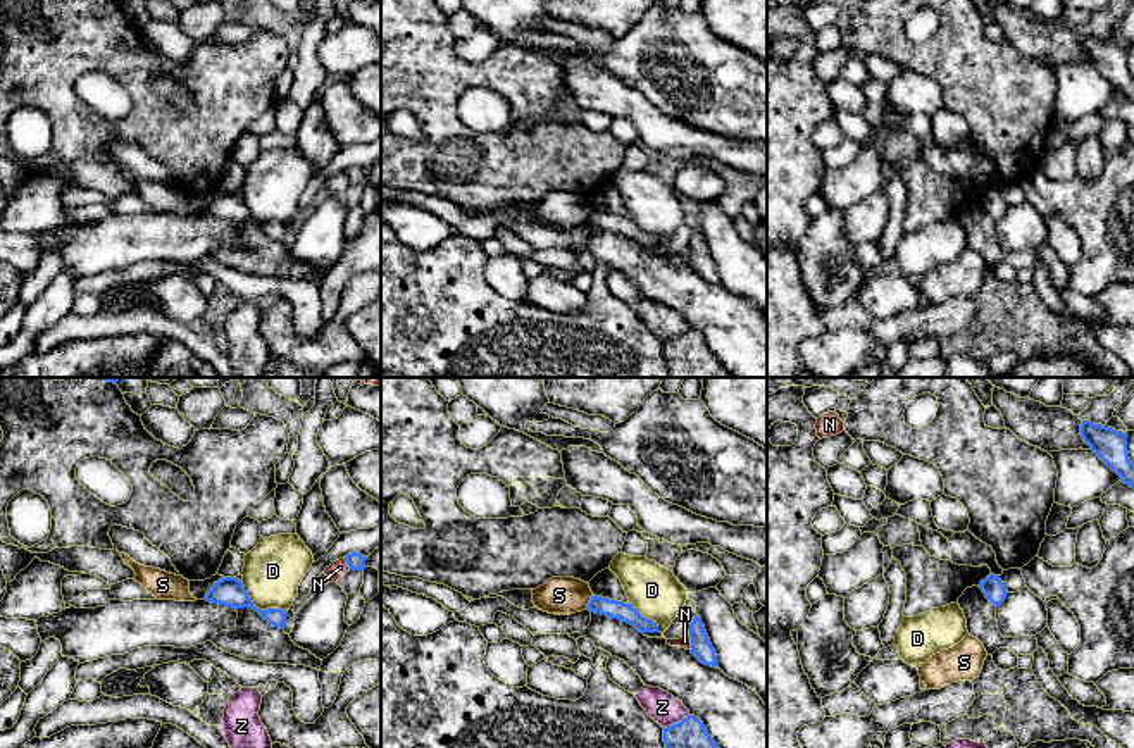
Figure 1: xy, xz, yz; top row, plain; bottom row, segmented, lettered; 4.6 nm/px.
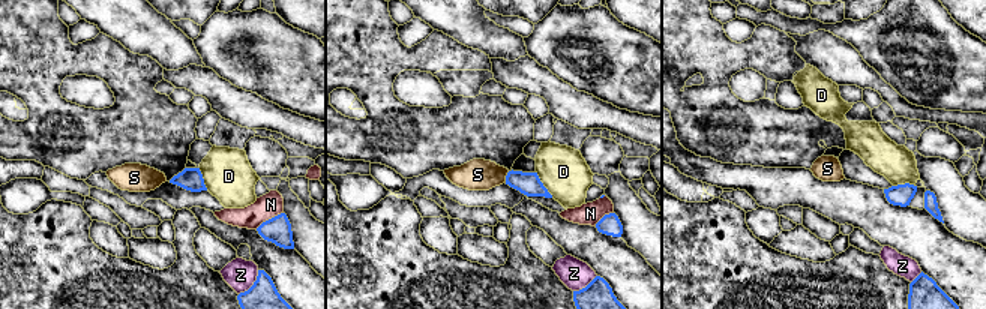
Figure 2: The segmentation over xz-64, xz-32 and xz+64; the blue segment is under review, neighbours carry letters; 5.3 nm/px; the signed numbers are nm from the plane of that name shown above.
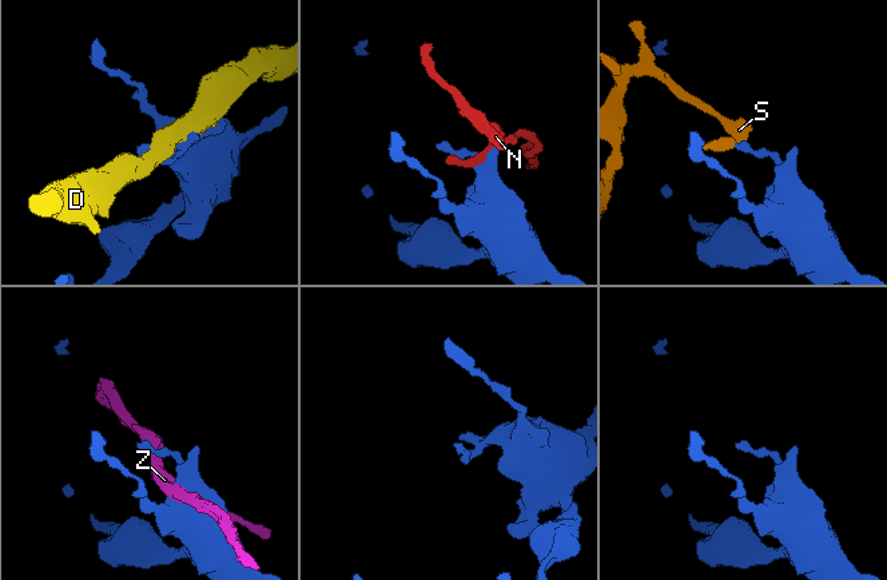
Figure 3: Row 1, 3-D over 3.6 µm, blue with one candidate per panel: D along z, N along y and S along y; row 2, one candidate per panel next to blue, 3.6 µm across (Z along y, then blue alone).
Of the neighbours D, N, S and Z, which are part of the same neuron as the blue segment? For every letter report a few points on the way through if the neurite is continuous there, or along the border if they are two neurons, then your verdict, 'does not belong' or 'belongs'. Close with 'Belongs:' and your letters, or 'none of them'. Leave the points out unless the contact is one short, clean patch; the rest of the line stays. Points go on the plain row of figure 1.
D: does not belong
N: border along xz (688, 245), (691, 262); does not belong
S: border along xz (593, 209), (586, 221); does not belong
Z: does not belong
Belongs: none of them

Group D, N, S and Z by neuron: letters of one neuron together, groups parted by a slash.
D / N / S / Z

